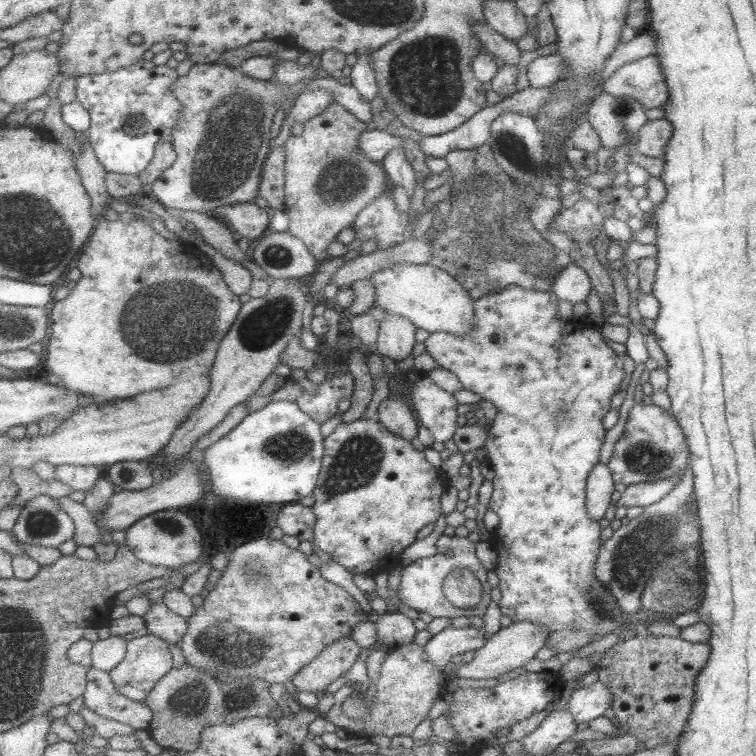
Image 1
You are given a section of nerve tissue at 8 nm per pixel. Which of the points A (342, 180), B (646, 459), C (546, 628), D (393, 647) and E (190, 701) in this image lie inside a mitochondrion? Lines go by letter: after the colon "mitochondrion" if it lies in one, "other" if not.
A: mitochondrion
B: mitochondrion
C: other
D: other
E: mitochondrion

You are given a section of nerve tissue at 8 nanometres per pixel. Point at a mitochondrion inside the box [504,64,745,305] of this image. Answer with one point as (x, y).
(622, 110)

